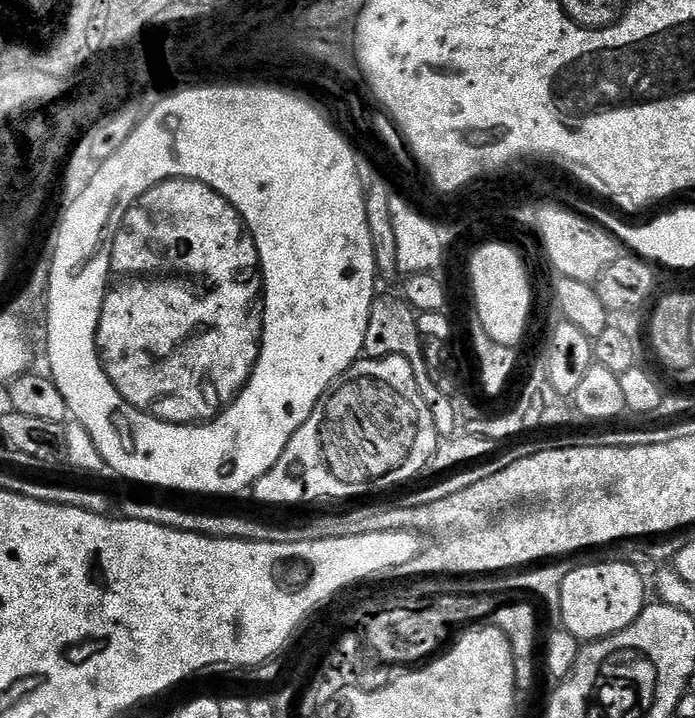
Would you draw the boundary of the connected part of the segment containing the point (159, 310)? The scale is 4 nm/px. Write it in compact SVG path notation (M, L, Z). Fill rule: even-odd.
M240 268L240 272L236 272L236 276L227 276L224 281L211 285L210 291L212 292L210 293L196 293L188 285L191 283L179 274L161 276L159 278L124 278L119 283L120 285L116 289L113 287L108 295L104 297L102 314L100 315L98 330L96 331L96 353L100 355L100 364L104 367L104 372L110 378L112 385L118 390L121 398L130 406L137 408L138 411L147 412L148 415L153 416L156 420L161 420L167 424L206 424L208 421L213 420L215 416L219 416L235 400L236 395L241 392L244 385L252 377L252 371L260 357L260 345L264 330L261 281L254 278L254 273L248 268ZM176 324L196 324L196 326L186 336L174 338ZM160 340L172 340L174 344L168 350L164 350L160 346Z

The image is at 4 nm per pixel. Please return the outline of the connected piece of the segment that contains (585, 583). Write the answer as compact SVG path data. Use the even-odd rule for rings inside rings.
M627 559L608 560L605 564L584 564L581 568L568 568L564 580L559 584L561 594L561 622L563 631L574 634L581 642L604 640L607 636L626 630L642 614L646 606L644 600L644 576L639 567Z

